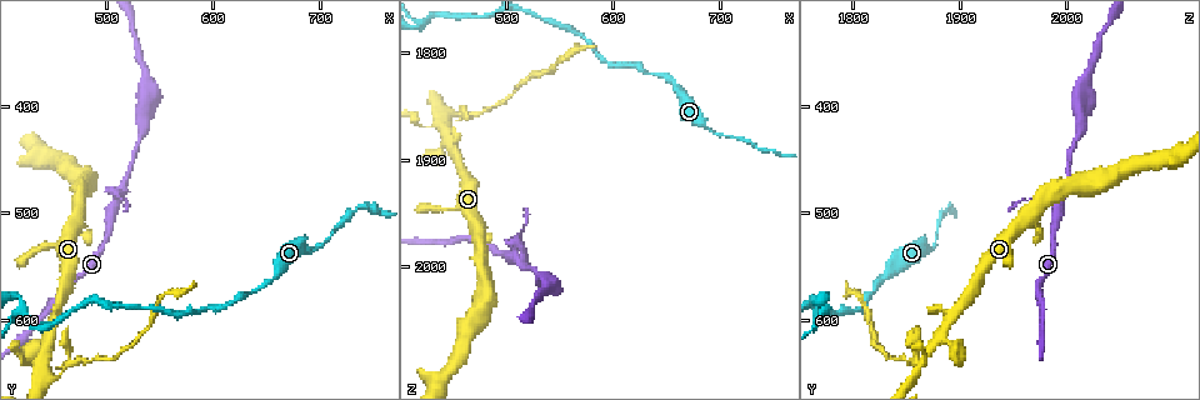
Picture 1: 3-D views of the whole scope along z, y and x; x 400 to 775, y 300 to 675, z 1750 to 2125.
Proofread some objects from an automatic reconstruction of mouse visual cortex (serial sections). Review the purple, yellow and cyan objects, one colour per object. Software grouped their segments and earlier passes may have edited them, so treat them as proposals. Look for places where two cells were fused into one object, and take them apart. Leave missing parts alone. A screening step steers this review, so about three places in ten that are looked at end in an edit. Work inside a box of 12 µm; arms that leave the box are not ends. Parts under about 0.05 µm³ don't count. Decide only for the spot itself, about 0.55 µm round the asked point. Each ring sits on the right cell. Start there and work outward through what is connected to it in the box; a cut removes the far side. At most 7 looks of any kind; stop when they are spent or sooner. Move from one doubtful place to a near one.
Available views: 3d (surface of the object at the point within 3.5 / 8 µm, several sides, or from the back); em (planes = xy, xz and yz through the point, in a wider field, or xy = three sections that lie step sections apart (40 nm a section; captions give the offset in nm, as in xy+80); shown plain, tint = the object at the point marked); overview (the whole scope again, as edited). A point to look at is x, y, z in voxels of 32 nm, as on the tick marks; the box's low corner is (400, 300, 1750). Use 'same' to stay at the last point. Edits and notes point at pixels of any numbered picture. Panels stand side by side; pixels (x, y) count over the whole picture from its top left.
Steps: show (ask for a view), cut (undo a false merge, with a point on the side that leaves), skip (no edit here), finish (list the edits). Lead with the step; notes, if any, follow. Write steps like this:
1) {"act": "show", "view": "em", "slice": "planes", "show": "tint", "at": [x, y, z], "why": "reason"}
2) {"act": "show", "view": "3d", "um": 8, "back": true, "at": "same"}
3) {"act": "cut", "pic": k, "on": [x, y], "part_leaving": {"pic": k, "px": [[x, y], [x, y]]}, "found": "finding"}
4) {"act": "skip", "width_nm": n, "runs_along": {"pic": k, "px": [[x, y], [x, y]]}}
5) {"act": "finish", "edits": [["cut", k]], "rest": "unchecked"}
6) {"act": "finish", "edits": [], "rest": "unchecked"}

{"act": "show", "view": "3d", "um": 3.5, "at": [442, 646, 1860]}

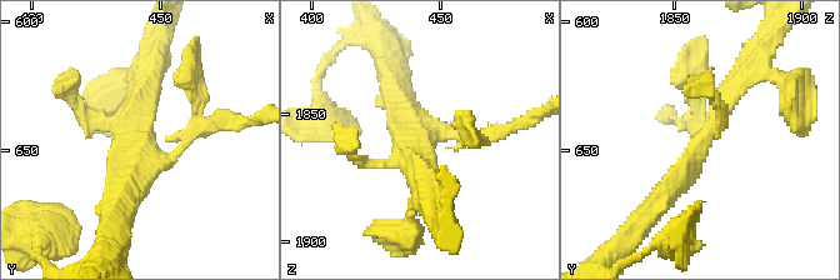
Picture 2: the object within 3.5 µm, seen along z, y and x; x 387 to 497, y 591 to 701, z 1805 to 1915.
{"act": "cut", "pic": 2, "on": [694, 118], "part_leaving": {"pic": 2, "px": [[173, 154], [223, 116], [260, 116]]}, "found": "two cells meet here"}

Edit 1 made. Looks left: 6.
{"act": "show", "view": "3d", "um": 3.5, "at": [508, 484, 1996], "why": "a fork"}

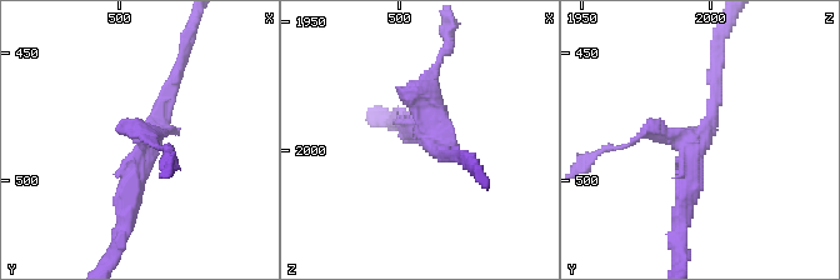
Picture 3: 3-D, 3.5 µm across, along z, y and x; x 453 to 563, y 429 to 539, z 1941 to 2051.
{"act": "show", "view": "em", "slice": "xy", "step": 3, "show": "tint", "at": [511, 488, 1994]}

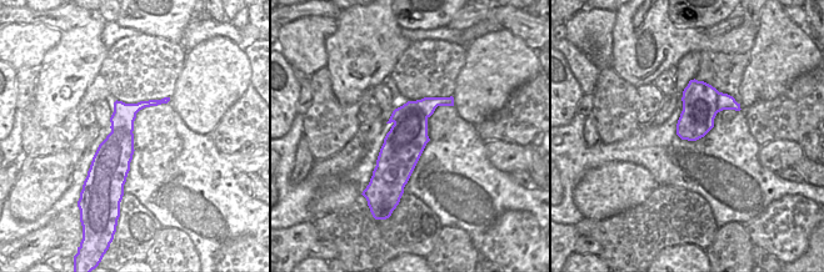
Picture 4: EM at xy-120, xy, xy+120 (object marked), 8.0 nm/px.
{"act": "show", "view": "em", "slice": "planes", "show": "tint", "at": "same", "why": "another direction"}

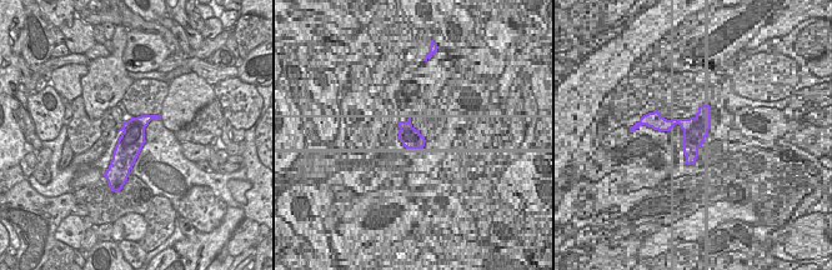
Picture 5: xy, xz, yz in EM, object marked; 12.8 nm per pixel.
{"act": "cut", "pic": 3, "on": [134, 134], "found": "a second cell is stuck on"}

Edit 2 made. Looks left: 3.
{"act": "show", "view": "3d", "um": 3.5, "at": [708, 528, 1878], "why": "narrows sharply"}

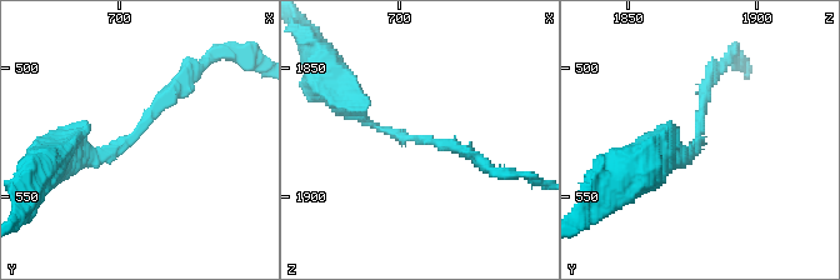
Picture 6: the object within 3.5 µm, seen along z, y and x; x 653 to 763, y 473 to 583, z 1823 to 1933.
{"act": "show", "view": "em", "slice": "xy", "step": 2, "show": "tint", "at": [704, 527, 1878], "arm_widths_nm": [150, 200]}

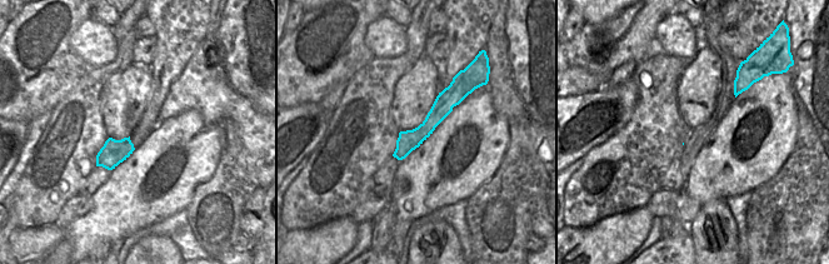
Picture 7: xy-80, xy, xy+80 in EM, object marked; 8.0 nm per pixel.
{"act": "skip", "runs_along": {"pic": 6, "px": [[64, 153], [118, 149], [186, 76]]}, "found": "continuous, no second cell"}

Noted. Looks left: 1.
{"act": "finish", "edits": [["cut", 2], ["cut", 3]], "rest": "unchecked"}

